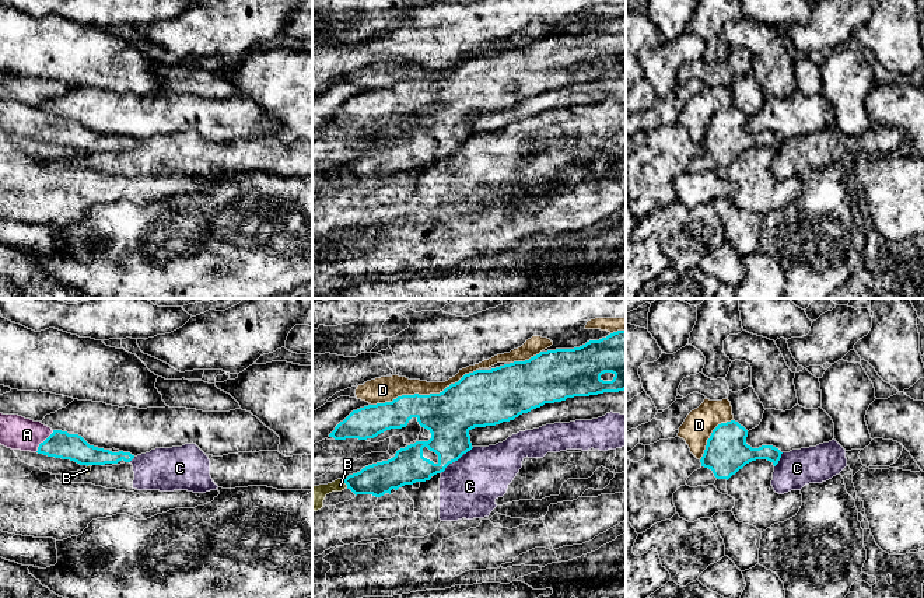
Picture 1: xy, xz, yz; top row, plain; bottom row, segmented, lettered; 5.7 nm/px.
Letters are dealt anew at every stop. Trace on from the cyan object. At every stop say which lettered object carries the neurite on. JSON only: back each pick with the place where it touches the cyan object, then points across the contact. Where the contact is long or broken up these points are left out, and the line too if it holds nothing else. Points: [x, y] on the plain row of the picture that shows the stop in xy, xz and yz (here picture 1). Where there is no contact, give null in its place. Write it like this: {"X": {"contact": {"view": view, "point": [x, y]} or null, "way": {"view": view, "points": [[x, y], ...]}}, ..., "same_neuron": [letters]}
{"A": {"contact": {"view": "xy", "point": [44, 128]}}, "same_neuron": ["A"]}

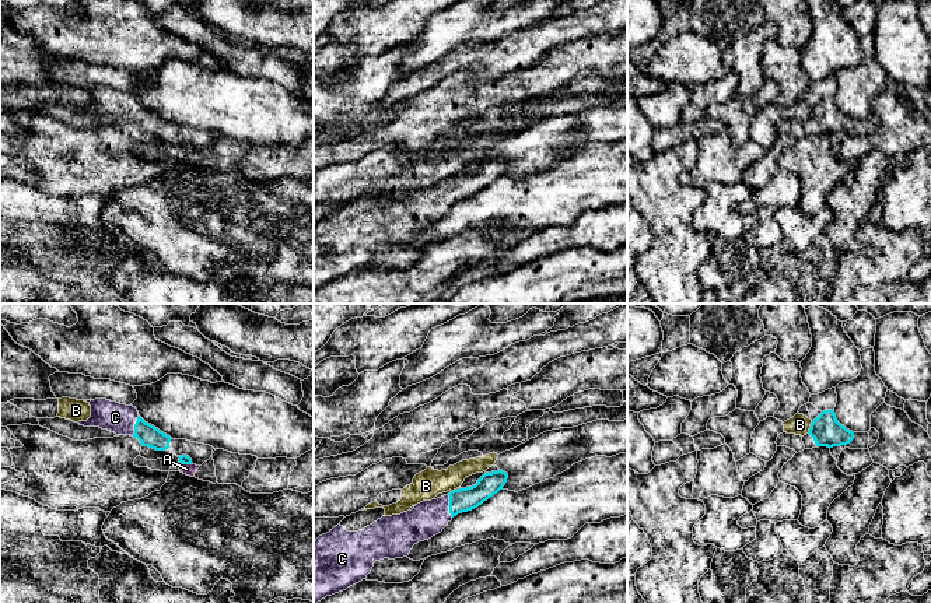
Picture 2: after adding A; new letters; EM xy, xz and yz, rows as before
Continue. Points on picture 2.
{"C": {"contact": {"view": "xz", "point": [450, 193]}, "way": {"view": "xz", "points": [[462, 186], [450, 193], [429, 204]]}}, "same_neuron": ["C"]}

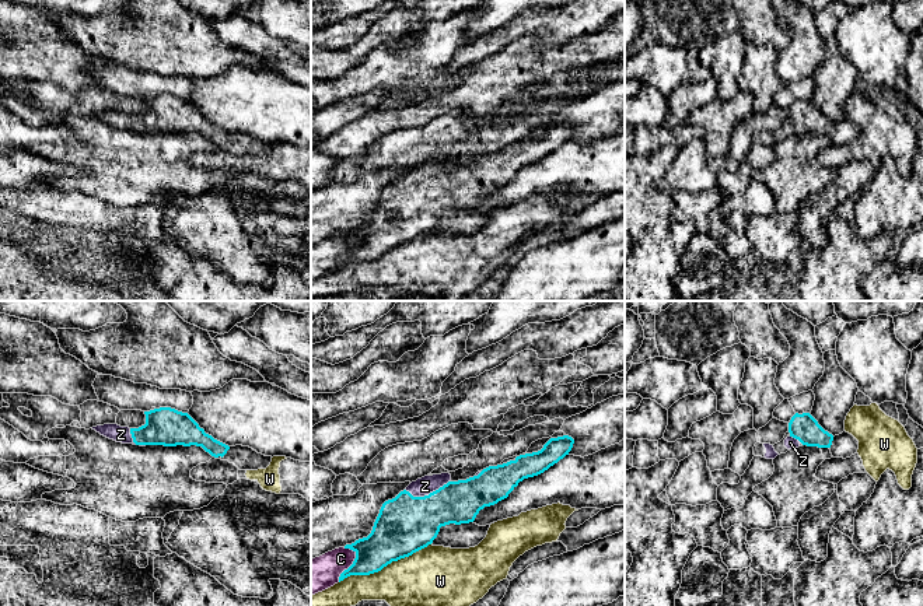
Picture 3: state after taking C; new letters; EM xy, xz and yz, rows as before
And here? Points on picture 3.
{"Z": {"contact": {"view": "xz", "point": [426, 182]}}, "same_neuron": ["Z"]}

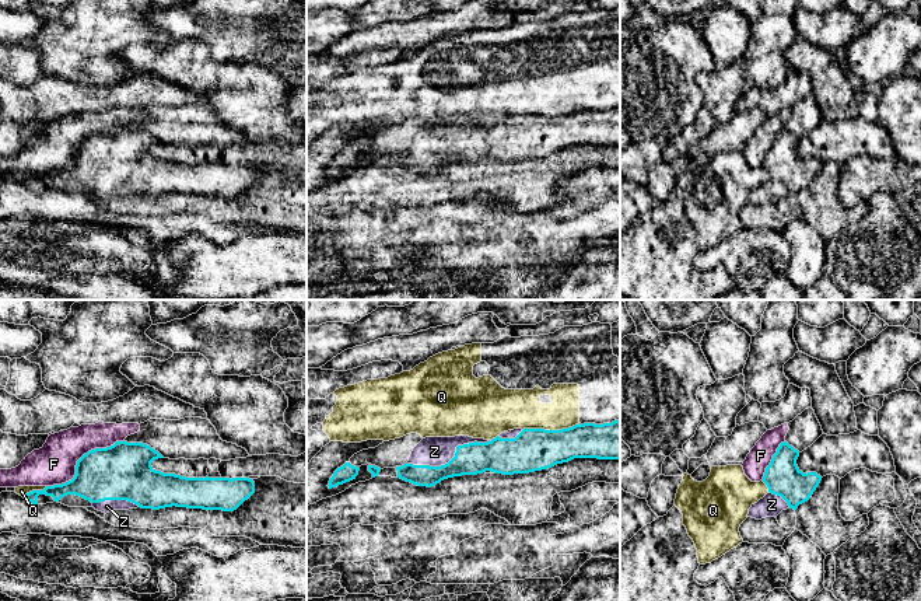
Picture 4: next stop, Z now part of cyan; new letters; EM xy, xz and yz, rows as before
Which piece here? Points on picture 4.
{"Z": {"contact": {"view": "xz", "point": [454, 143]}}, "same_neuron": ["Z"]}

